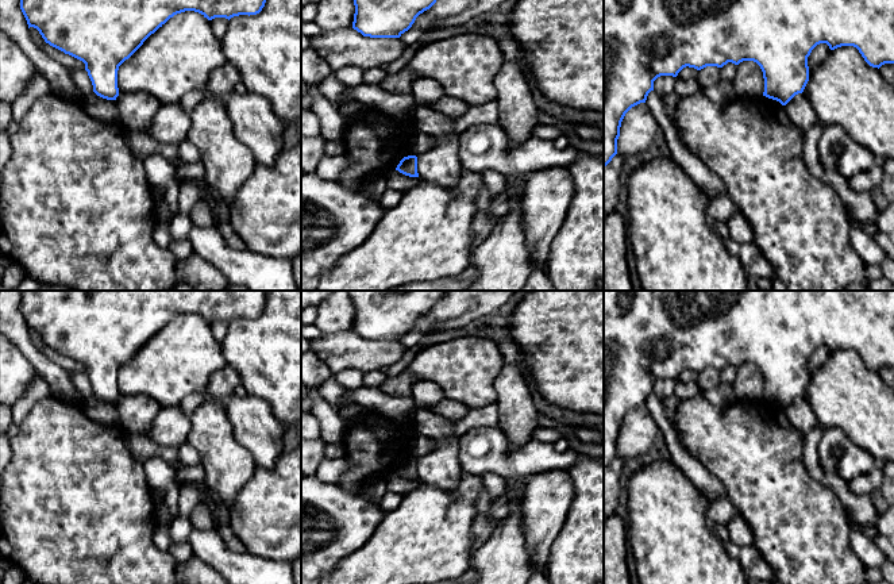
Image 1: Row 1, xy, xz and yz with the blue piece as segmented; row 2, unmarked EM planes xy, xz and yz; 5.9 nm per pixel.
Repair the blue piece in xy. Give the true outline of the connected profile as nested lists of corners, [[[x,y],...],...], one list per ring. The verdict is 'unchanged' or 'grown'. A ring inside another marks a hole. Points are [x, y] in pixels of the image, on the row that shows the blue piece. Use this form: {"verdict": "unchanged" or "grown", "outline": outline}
{"verdict": "unchanged", "outline": [[[20,0],[20,9],[28,28],[36,28],[46,43],[85,64],[97,96],[116,100],[119,66],[174,15],[194,11],[208,20],[230,20],[239,15],[257,15],[265,3],[266,0]]]}

